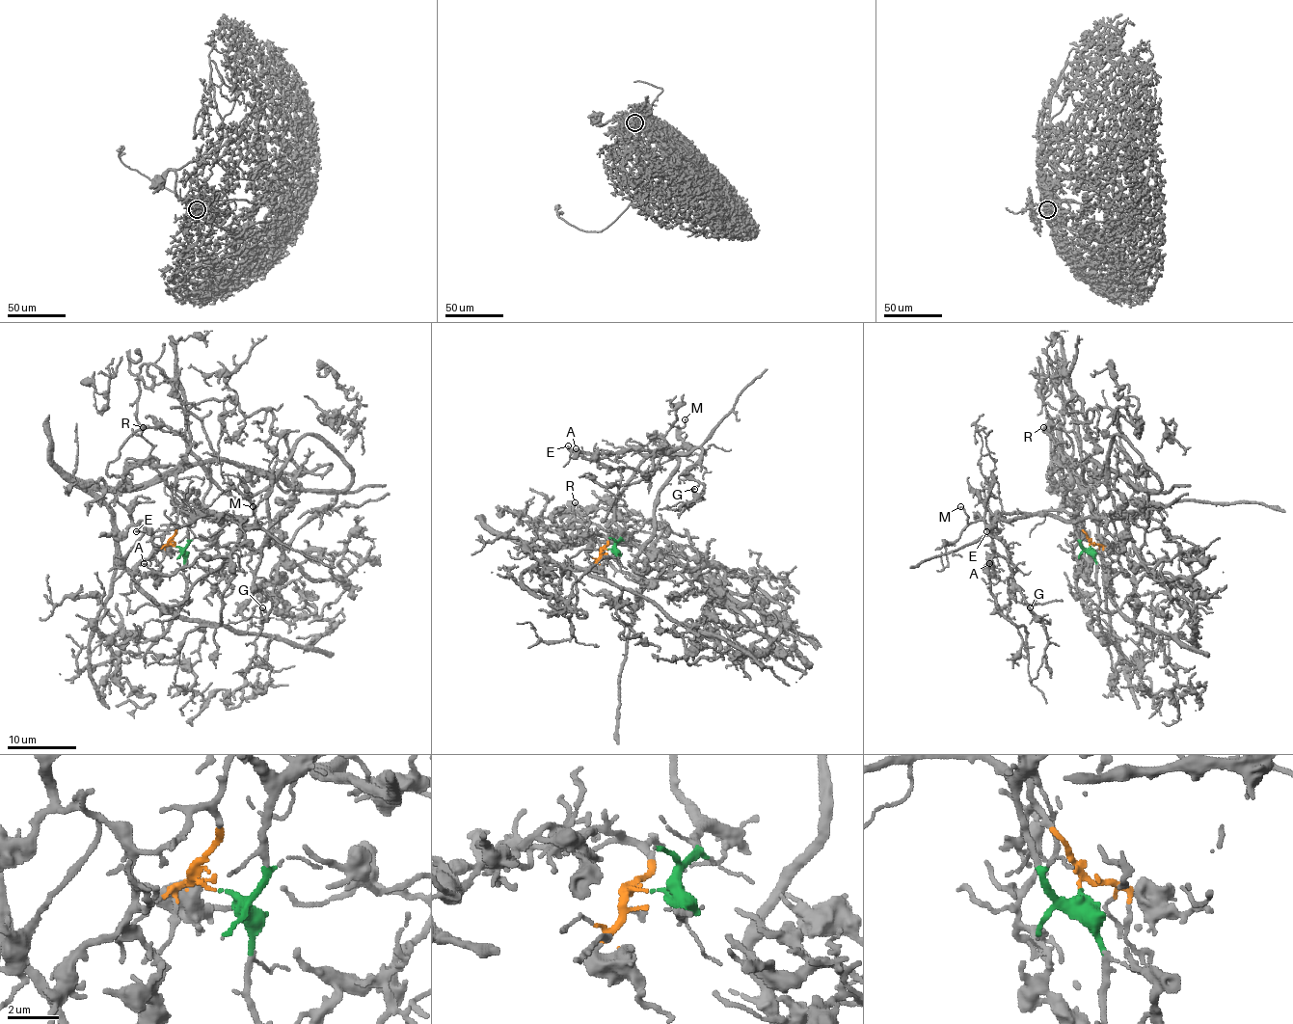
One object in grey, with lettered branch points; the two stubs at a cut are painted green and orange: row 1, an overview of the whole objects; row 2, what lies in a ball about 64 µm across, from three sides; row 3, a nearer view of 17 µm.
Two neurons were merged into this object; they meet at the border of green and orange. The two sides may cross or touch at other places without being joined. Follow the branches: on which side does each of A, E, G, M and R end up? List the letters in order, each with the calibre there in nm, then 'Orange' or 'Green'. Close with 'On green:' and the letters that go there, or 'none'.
A: Thickness 120 nm. Green
E: Thickness 130 nm. Green
G: Thickness 100 nm. Green
M: Thickness 100 nm. Green
R: Thickness 100 nm. Orange
On green: A, E, G, M

